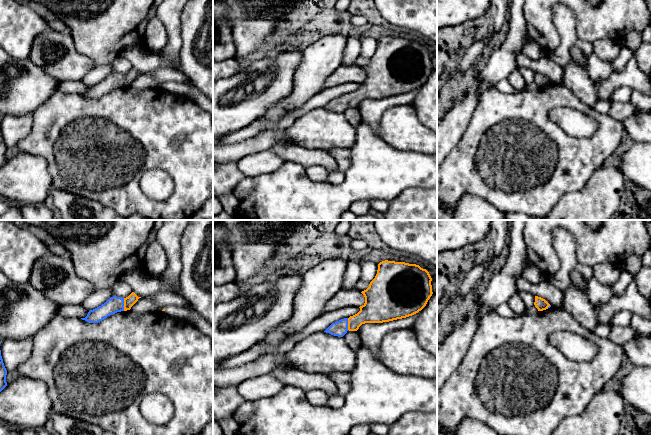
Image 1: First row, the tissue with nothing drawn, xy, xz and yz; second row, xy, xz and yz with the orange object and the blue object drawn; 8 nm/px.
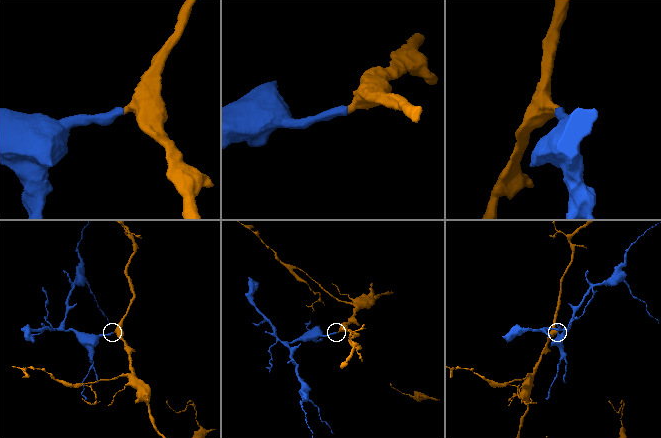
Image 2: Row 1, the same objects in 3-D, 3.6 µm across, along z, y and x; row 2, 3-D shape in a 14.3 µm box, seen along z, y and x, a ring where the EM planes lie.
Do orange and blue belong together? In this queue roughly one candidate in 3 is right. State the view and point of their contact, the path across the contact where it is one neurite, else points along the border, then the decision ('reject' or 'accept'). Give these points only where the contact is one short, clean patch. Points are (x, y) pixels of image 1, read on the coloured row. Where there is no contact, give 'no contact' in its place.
meets orange in xy at (124, 304); accept

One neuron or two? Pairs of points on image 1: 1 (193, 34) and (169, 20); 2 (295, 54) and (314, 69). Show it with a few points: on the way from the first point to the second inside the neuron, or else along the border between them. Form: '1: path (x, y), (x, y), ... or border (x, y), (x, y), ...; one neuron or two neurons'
1: border (183, 10), (181, 14), (181, 48), (179, 50); two neurons
2: border (303, 50), (303, 59), (296, 70), (293, 81); two neurons

